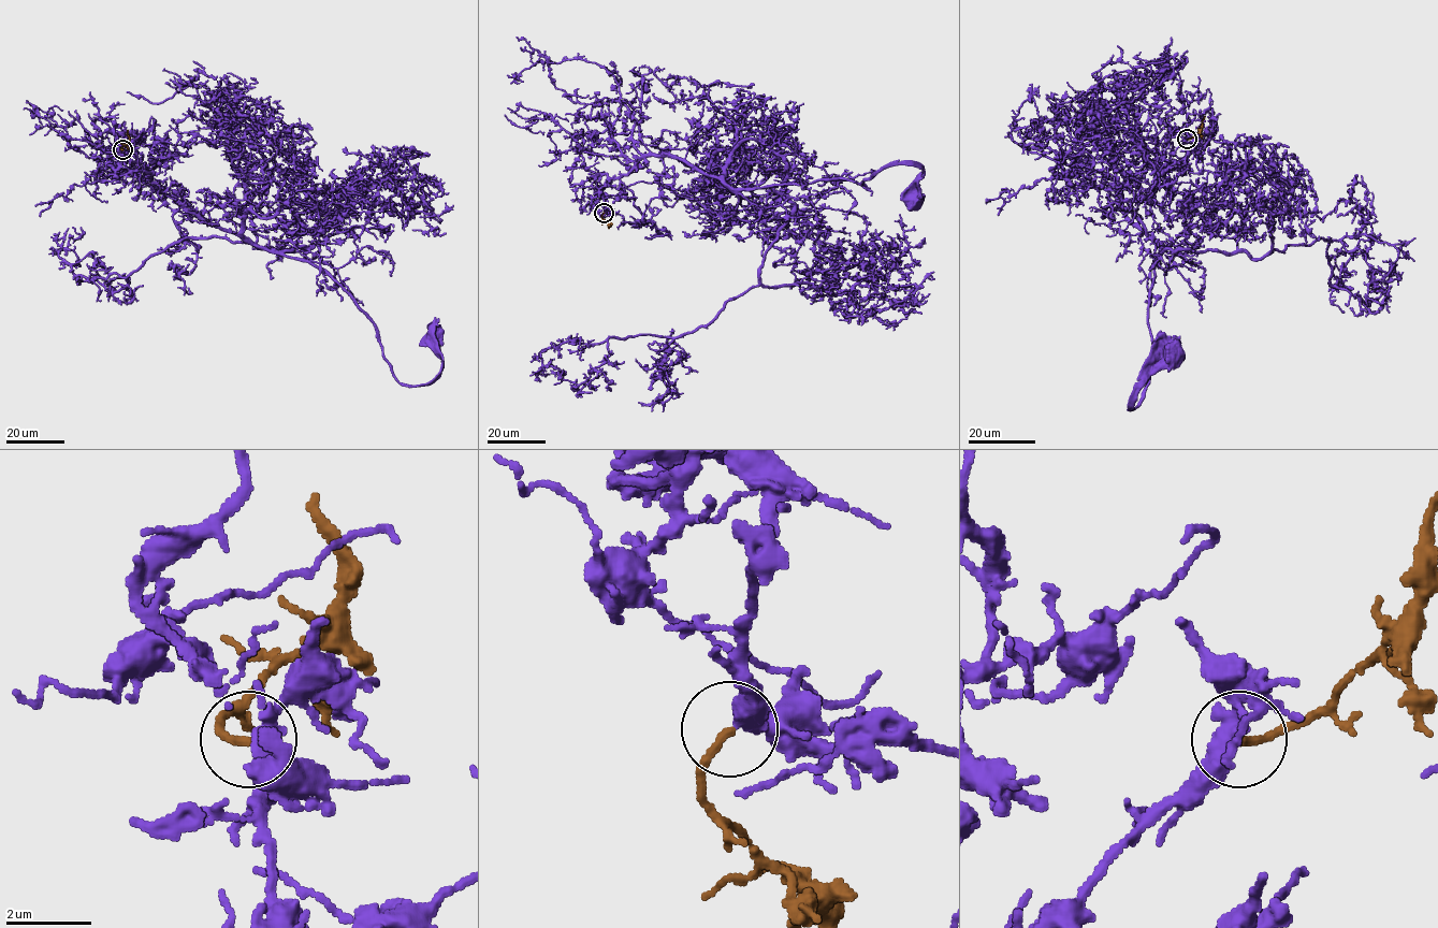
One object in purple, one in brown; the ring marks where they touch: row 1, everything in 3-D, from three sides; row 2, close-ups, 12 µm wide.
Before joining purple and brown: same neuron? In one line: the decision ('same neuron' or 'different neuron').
same neuron

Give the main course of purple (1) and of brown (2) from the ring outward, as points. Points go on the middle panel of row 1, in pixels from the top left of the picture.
1: (604, 213), (600, 188), (647, 156), (680, 158), (735, 188), (860, 183), (917, 164), (918, 200)
2: (604, 213), (601, 217), (609, 228)

